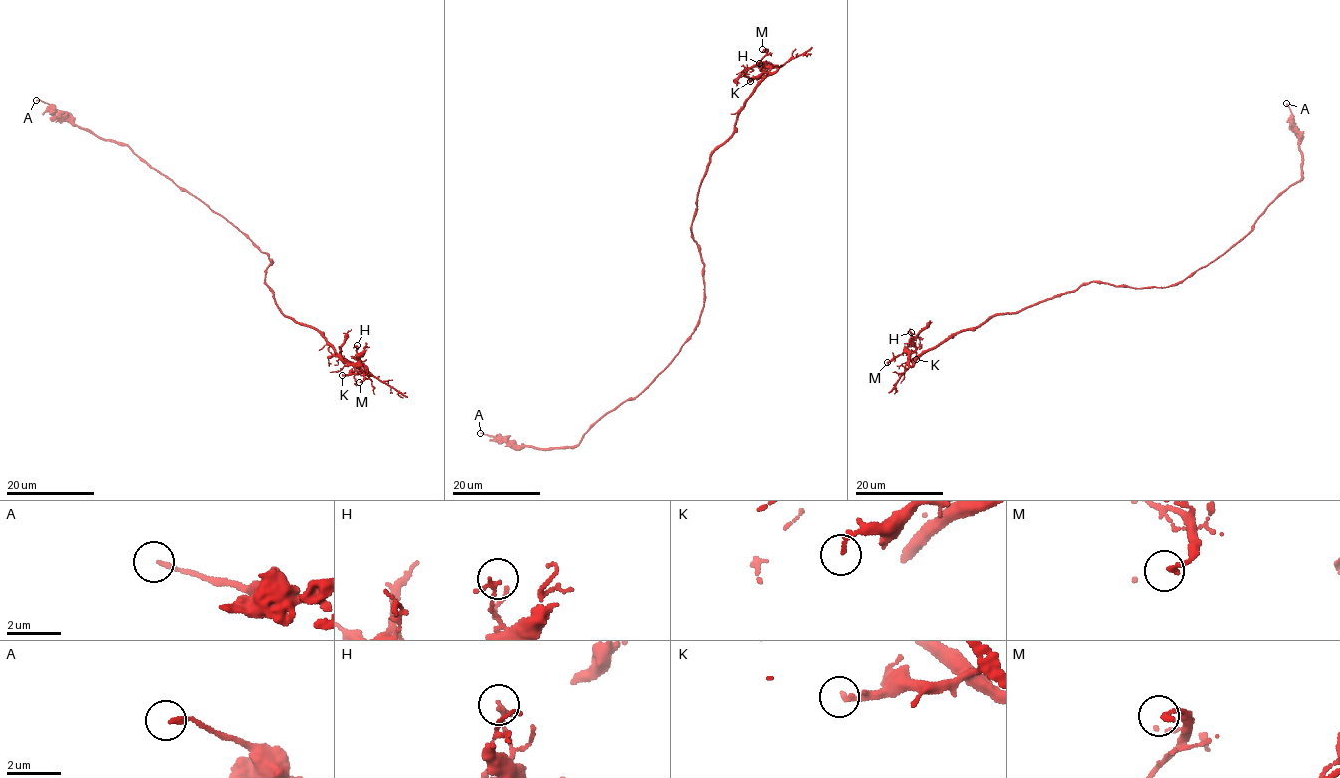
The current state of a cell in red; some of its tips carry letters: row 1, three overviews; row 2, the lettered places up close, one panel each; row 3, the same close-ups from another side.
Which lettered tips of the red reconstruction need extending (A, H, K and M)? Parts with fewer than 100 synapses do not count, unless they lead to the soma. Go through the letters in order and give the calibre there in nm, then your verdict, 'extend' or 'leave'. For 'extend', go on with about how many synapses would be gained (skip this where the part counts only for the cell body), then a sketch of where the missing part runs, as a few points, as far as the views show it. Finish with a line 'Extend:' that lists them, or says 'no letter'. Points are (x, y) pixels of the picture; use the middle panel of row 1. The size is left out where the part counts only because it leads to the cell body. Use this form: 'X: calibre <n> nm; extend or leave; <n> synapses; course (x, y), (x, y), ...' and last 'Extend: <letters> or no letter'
A: calibre 170 nm; leave
H: calibre 120 nm; leave
K: calibre 180 nm; leave
M: calibre 180 nm; leave
Extend: no letter

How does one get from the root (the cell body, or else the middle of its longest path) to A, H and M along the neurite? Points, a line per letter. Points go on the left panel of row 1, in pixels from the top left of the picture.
A: (269, 257), (246, 234), (204, 203), (181, 190), (130, 147), (103, 140), (73, 126), (46, 103), (36, 100)
H: (269, 257), (273, 263), (266, 271), (265, 282), (285, 316), (315, 329), (340, 357), (362, 371), (357, 345)
M: (269, 257), (265, 282), (280, 310), (362, 367), (355, 369), (359, 382)

